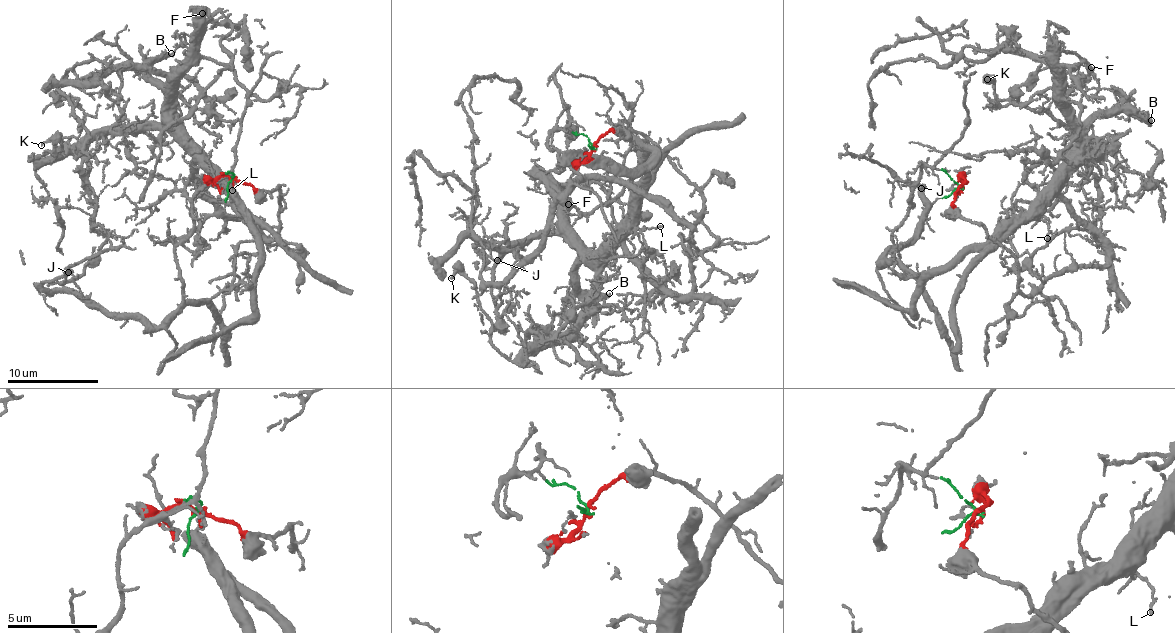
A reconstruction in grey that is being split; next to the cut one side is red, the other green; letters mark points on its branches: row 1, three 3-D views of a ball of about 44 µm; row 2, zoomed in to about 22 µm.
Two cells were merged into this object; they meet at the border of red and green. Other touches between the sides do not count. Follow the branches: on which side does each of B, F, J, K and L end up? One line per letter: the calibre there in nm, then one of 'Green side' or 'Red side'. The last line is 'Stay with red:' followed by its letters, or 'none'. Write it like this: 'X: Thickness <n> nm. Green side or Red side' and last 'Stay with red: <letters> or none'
B: Thickness 340 nm. Red side
F: Thickness 120 nm. Red side
J: Thickness 120 nm. Green side
K: Thickness 160 nm. Red side
L: Thickness 140 nm. Red side
Stay with red: B, F, K, L

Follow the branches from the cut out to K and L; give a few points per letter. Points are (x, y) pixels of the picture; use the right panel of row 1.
K: (961, 186), (955, 204), (1015, 258), (1019, 290), (1104, 264), (1104, 237), (1060, 191), (1103, 149), (987, 78)
L: (961, 186), (955, 204), (1015, 258), (1024, 294), (1104, 264), (1104, 237), (1057, 195), (1040, 217), (1047, 238)

